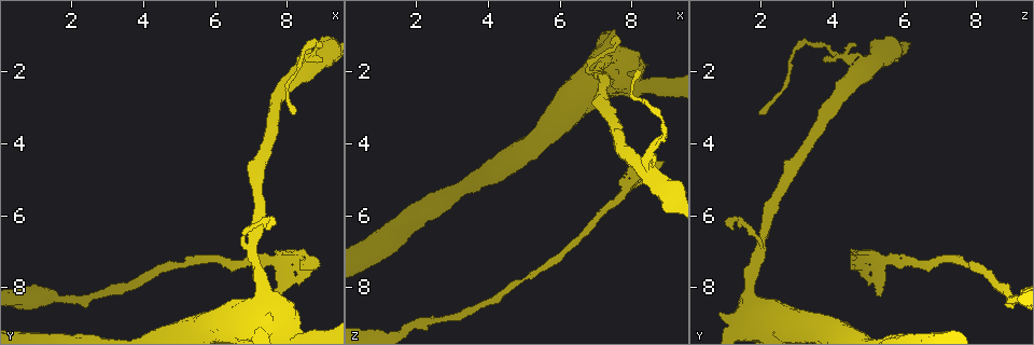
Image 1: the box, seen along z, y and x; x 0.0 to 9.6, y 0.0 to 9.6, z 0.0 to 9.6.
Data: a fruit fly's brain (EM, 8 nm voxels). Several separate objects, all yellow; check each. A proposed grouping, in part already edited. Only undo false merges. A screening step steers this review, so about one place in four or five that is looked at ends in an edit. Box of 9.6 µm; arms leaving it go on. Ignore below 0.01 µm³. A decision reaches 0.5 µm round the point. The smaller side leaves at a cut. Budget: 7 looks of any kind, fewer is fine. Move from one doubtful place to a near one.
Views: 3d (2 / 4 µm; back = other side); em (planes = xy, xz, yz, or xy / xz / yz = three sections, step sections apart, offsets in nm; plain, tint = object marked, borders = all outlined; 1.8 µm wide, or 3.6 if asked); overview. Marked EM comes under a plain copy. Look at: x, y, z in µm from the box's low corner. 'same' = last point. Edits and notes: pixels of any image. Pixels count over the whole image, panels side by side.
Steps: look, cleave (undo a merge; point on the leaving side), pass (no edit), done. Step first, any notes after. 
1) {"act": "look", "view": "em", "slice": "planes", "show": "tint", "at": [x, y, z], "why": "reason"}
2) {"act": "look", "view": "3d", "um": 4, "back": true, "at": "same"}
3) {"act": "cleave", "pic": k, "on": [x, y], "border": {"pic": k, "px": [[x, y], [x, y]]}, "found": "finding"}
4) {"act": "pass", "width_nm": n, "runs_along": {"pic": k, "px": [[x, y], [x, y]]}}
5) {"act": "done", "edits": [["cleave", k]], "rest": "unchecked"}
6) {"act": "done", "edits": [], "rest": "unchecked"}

{"act": "look", "view": "3d", "um": 4, "at": [7.00, 6.75, 1.95], "why": "abrupt turn"}

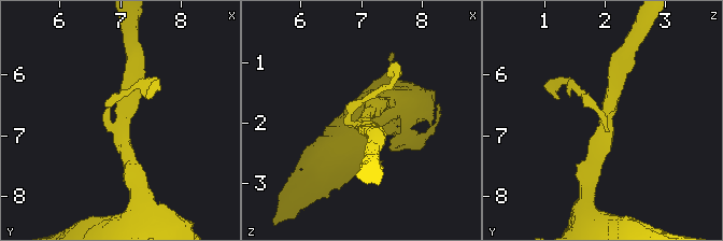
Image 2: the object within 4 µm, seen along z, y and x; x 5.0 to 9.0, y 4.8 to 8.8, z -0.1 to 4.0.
{"act": "look", "view": "em", "slice": "xz", "step": 8, "show": "tint", "at": [7.05, 6.80, 2.00], "why": "now the EM"}

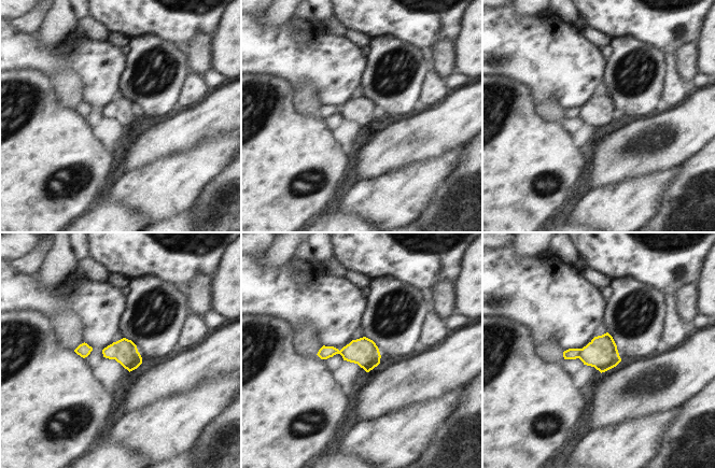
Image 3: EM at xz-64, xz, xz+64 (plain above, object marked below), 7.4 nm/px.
{"act": "cleave", "pic": 3, "on": [571, 353], "arms": 3, "border": {"pic": 3, "px": [[580, 349], [578, 357]]}, "found": "two neurons meet here"}

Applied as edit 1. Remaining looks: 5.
{"act": "look", "view": "overview", "why": "redraw"}

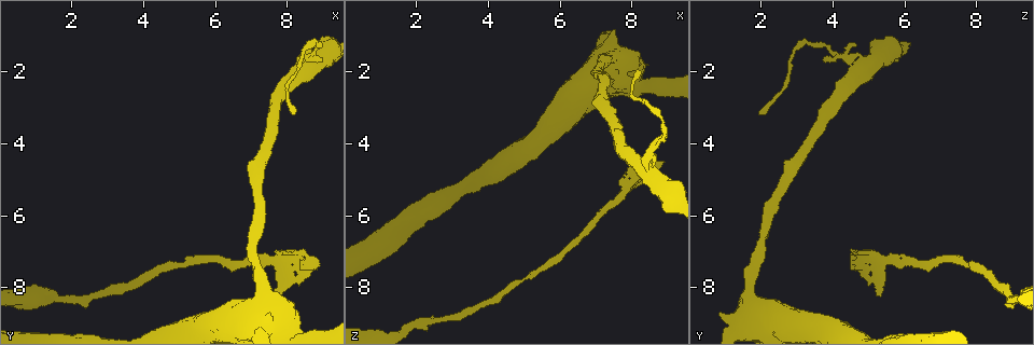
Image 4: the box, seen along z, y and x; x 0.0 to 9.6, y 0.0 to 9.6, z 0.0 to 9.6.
{"act": "look", "view": "em", "slice": "xz", "step": 4, "show": "borders", "at": [5.05, 7.40, 7.80], "why": "thin neck"}

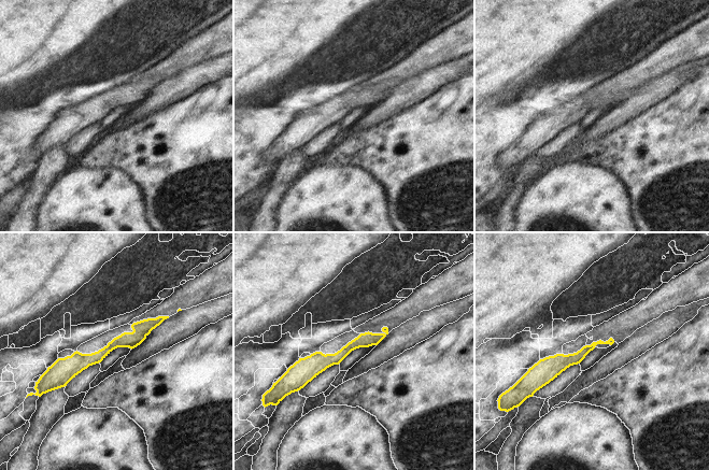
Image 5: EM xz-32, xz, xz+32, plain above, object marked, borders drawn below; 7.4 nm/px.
{"act": "look", "view": "em", "slice": "planes", "show": "borders", "at": "same", "why": "cut it another way"}

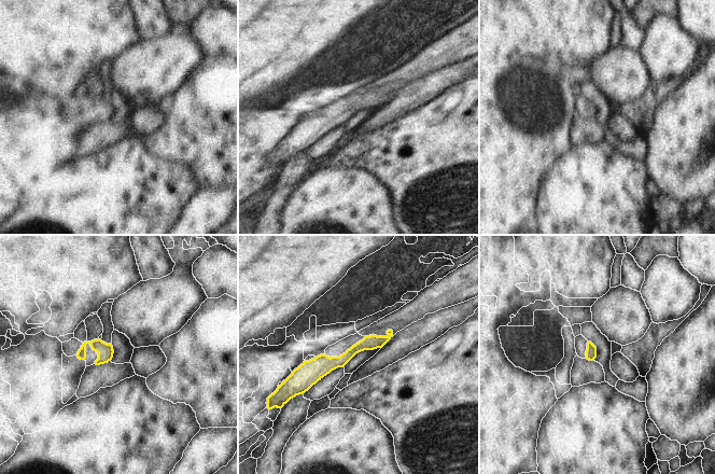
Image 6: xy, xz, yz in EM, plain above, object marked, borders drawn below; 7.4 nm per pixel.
{"act": "pass", "found": "one neuron here"}

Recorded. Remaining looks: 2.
{"act": "look", "view": "3d", "um": 2, "at": [1.70, 8.25, 9.15], "why": "thick turns thin"}

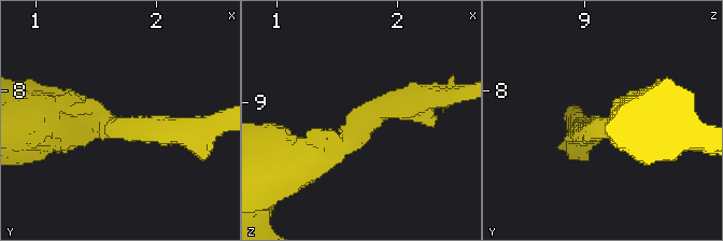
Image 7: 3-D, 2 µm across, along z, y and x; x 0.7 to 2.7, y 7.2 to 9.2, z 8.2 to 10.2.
{"act": "look", "view": "em", "slice": "planes", "show": "tint", "at": [1.74, 8.28, 9.14], "arm_widths_nm": [180, 550], "why": "shape alone is not enough"}

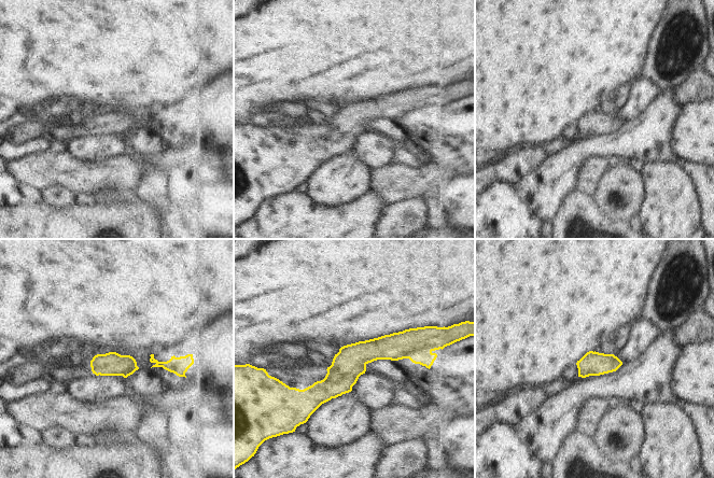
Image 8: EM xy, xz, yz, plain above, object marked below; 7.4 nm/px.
{"act": "pass", "runs_along": {"pic": 8, "px": [[419, 354], [369, 350], [299, 393]]}, "found": "one neuron here"}

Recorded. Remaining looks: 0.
{"act": "done", "edits": [["cleave", 3]], "rest": "unchecked"}

